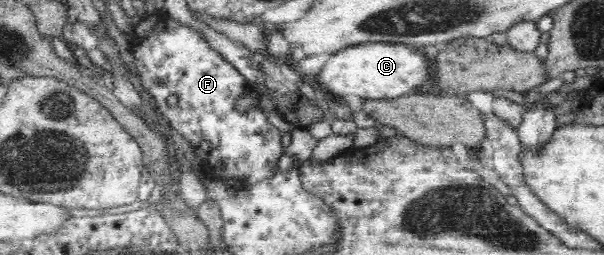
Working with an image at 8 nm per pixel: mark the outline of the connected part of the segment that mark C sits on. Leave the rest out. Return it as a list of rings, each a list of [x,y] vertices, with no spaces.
[[[376,42],[348,46],[333,53],[311,82],[320,96],[328,93],[335,101],[347,97],[366,101],[391,100],[409,95],[409,92],[427,84],[427,78],[429,62],[417,52],[417,48],[409,48],[403,43]]]

